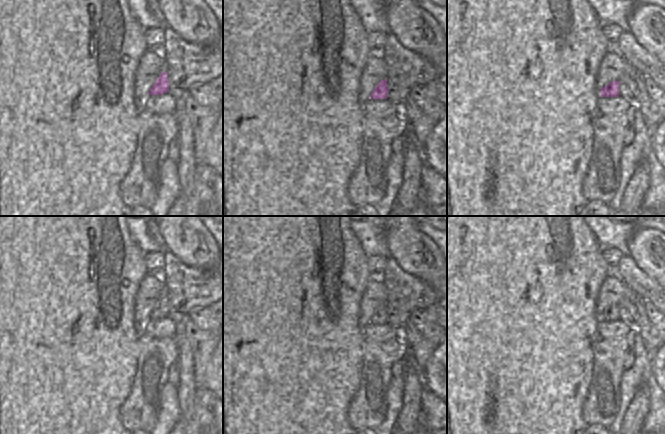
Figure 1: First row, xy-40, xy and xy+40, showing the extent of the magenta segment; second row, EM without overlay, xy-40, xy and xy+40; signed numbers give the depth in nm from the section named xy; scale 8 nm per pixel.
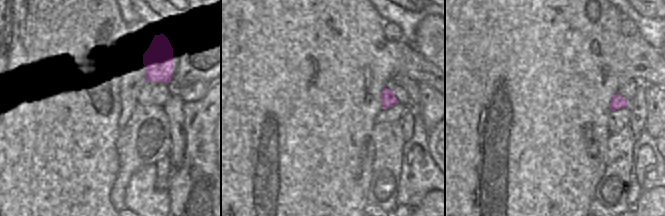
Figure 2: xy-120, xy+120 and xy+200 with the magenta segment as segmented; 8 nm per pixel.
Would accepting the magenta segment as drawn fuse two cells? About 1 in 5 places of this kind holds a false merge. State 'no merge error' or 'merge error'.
no merge error

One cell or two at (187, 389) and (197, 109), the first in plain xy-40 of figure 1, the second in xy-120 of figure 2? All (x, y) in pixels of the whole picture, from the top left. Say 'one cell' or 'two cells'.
two cells

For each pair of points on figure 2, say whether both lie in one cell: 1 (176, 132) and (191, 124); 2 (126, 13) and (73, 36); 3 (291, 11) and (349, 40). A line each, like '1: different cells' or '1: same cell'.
1: different cells
2: different cells
3: same cell

